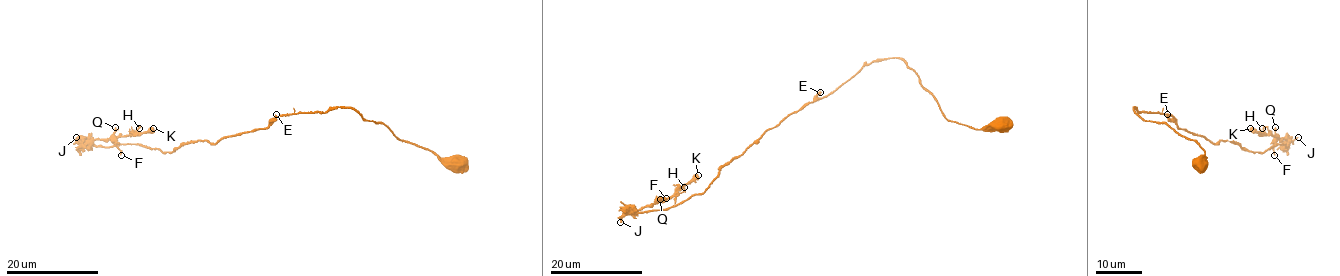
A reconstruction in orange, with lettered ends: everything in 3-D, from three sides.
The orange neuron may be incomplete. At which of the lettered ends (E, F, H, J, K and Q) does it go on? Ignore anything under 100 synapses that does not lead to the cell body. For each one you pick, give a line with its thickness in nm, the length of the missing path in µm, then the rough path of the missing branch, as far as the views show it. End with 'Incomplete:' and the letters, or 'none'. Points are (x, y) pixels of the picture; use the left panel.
E: calibre 320 nm; missing 15 µm; course (276, 114), (269, 114), (260, 106), (242, 104), (233, 106), (231, 116)
Incomplete: E

